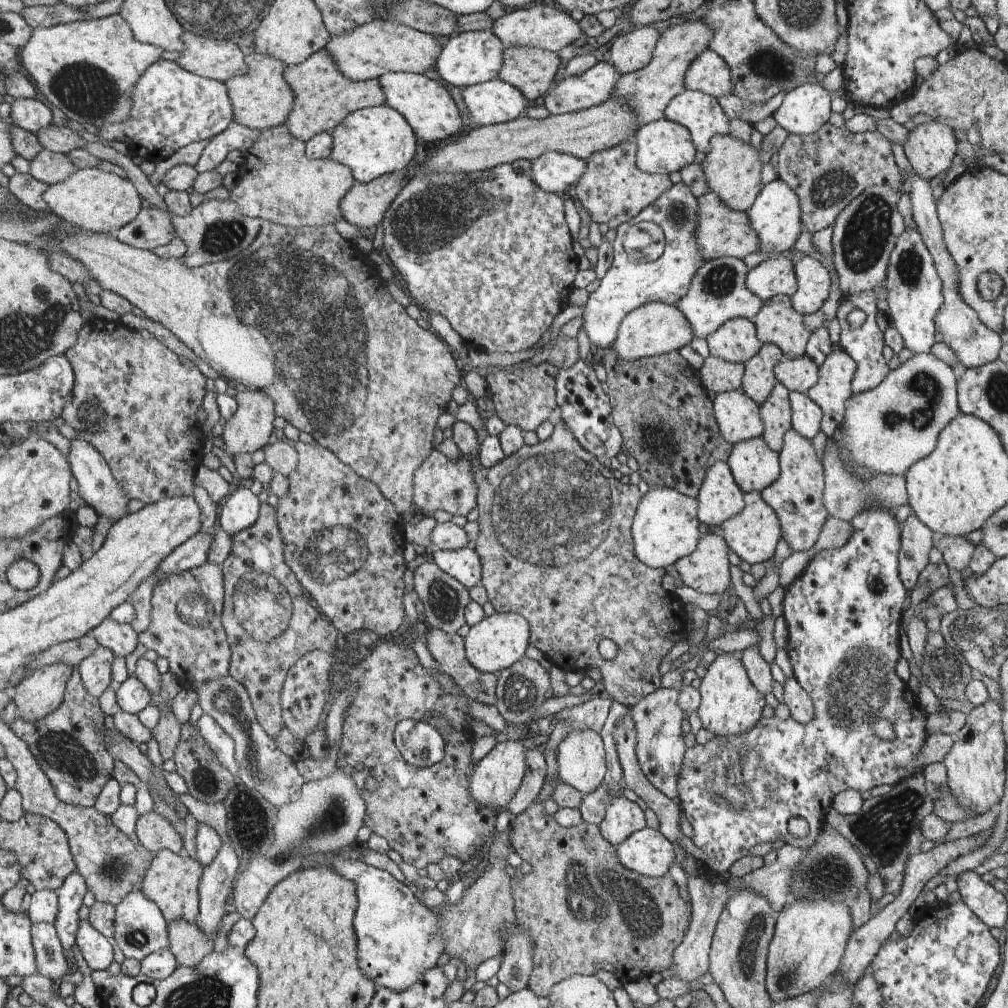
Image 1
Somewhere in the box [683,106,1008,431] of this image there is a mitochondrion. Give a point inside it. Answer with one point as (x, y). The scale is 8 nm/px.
(866, 231)

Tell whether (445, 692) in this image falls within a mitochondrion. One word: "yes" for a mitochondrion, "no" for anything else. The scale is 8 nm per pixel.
no

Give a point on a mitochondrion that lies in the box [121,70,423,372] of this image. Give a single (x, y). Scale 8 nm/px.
(223, 237)

